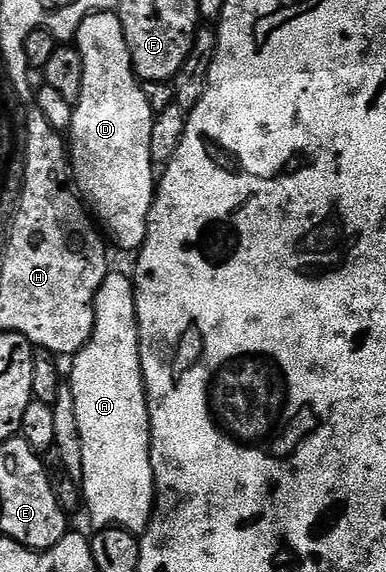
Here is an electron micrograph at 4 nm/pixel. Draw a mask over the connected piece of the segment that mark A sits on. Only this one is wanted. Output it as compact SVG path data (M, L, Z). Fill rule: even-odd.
M110 273L106 275L103 285L99 285L99 293L95 297L93 308L95 309L95 325L91 337L85 348L72 356L73 368L70 369L69 375L67 371L67 386L75 401L75 417L79 421L79 437L83 449L83 473L79 480L80 486L83 488L83 503L84 506L85 503L89 506L89 515L93 518L94 528L121 527L124 531L144 533L149 527L149 518L153 515L153 470L149 456L149 410L145 400L145 382L141 376L141 350L139 349L139 329L137 328L137 310L135 309L132 278L128 274Z

